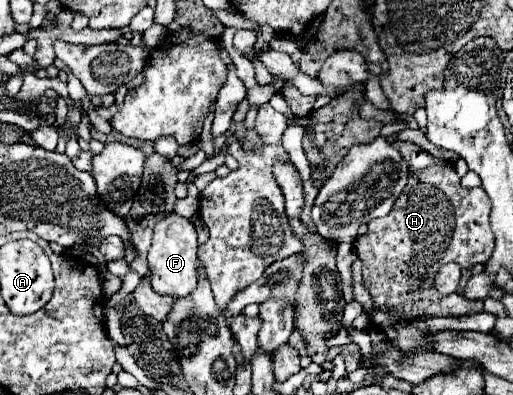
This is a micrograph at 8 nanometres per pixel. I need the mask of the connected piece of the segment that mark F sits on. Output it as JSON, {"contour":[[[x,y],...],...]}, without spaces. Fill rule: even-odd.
{"contour":[[[170,214],[164,220],[160,220],[154,226],[154,236],[152,236],[152,246],[148,252],[148,264],[150,264],[150,274],[152,274],[152,288],[158,294],[170,294],[174,298],[188,296],[194,286],[196,286],[196,230],[194,224],[188,218],[182,218],[178,214]]]}

